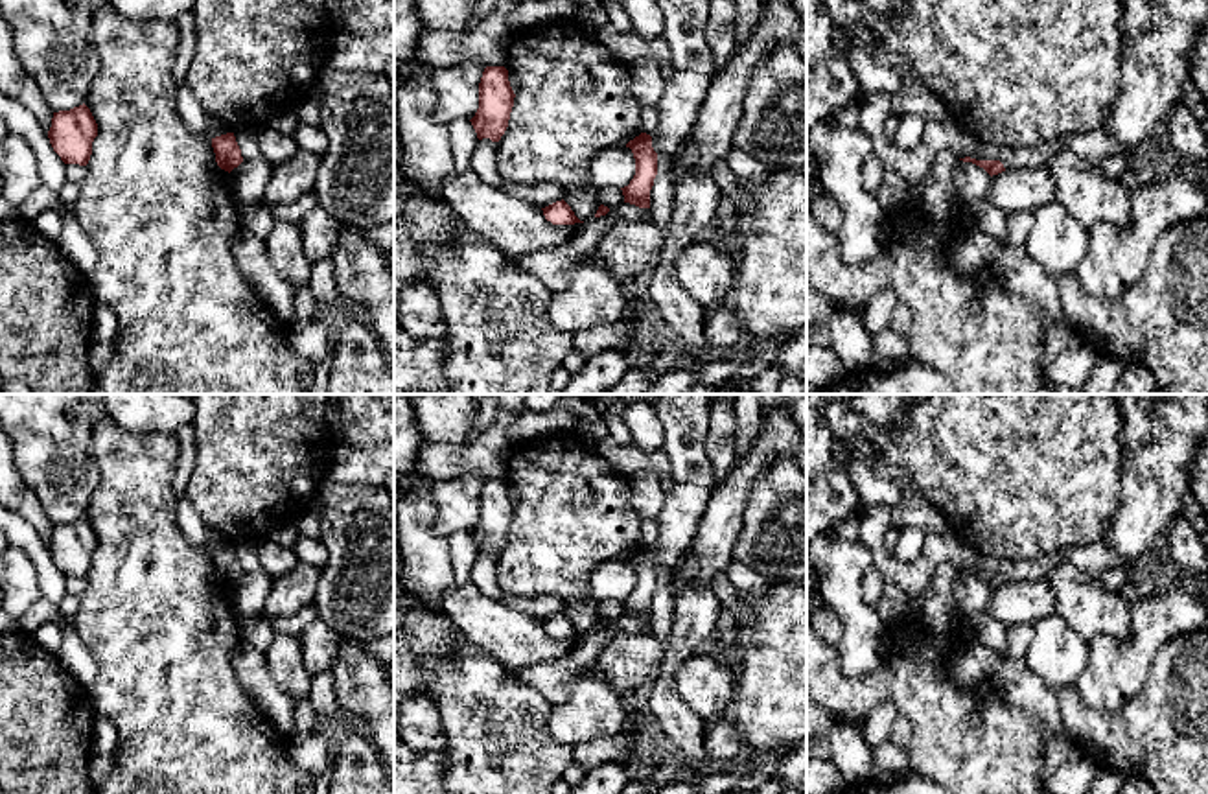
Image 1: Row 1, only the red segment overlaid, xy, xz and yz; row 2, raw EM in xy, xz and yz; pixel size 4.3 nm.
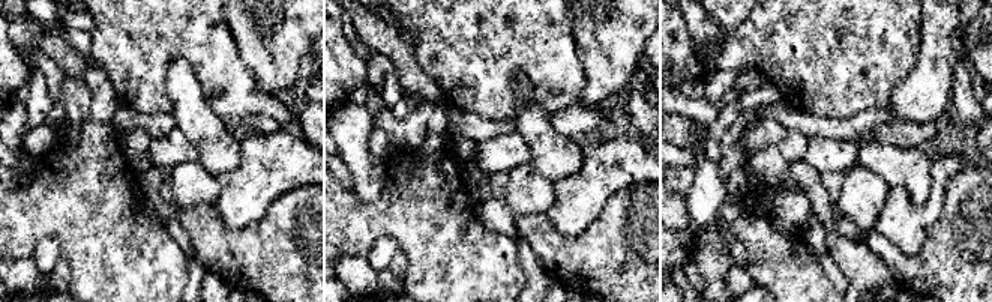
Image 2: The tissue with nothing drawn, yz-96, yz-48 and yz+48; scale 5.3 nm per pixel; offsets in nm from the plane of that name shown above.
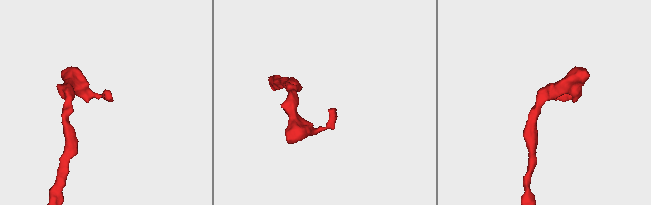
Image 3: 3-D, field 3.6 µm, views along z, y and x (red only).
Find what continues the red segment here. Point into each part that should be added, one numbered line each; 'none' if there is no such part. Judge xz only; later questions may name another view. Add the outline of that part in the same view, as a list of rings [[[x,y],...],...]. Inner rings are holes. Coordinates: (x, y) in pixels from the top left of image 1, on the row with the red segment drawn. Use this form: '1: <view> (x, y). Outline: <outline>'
none

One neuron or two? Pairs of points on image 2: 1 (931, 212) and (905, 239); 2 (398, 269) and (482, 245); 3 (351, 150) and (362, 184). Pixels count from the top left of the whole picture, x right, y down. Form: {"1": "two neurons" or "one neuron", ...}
{"1": "one neuron", "2": "two neurons", "3": "one neuron"}

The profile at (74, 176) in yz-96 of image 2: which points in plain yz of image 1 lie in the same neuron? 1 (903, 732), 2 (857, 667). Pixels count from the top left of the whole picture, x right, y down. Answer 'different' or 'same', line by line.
1: different
2: different

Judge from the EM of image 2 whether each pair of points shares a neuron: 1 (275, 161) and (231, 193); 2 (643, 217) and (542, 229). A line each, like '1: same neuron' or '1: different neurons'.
1: same neuron
2: same neuron

